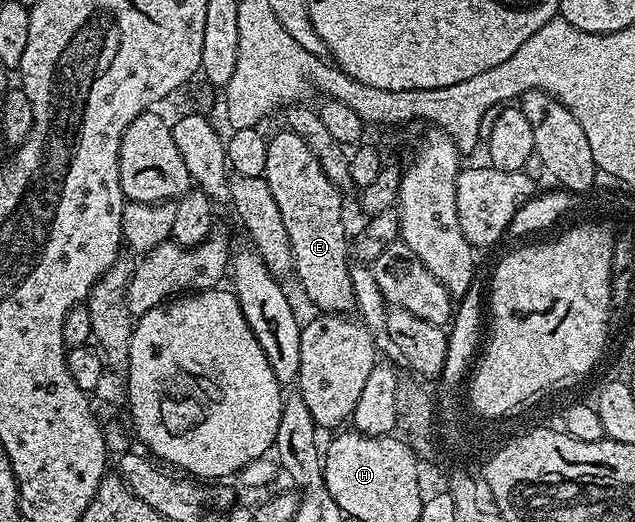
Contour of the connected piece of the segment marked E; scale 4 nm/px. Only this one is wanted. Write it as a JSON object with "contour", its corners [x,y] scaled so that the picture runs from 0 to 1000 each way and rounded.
{"contour":[[[443,247],[422,266],[422,316],[417,343],[422,362],[428,362],[428,377],[435,377],[435,393],[441,400],[441,416],[447,421],[447,439],[454,439],[454,462],[463,494],[461,525],[469,527],[482,565],[501,586],[507,600],[551,600],[559,594],[557,563],[554,561],[553,498],[548,494],[548,466],[545,473],[545,427],[539,421],[540,368],[534,366],[510,331],[504,308],[494,299],[494,289],[466,253]]]}

